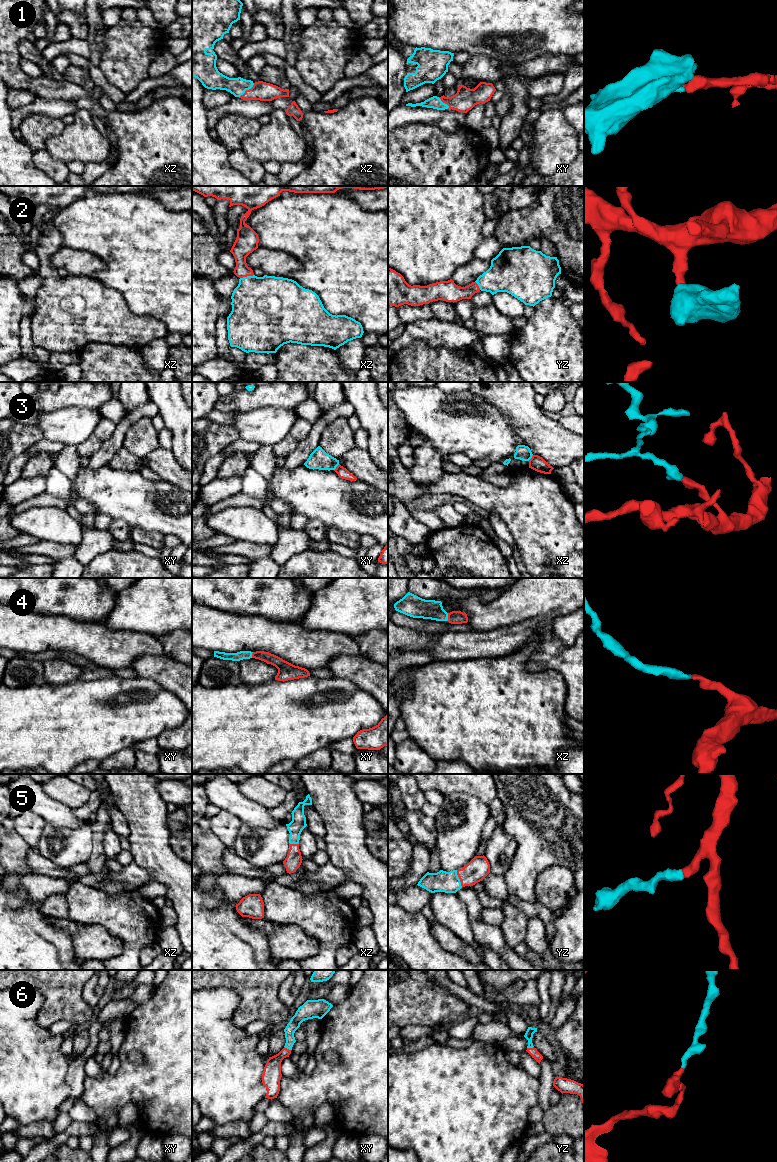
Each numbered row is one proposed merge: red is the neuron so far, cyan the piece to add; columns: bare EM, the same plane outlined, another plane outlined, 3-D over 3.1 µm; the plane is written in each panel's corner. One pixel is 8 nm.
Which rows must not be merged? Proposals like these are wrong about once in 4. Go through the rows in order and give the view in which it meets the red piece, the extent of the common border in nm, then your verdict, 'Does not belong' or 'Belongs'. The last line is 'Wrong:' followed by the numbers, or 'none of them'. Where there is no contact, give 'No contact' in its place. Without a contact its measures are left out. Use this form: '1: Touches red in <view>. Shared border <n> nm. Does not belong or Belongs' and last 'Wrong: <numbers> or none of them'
1: Touches red in xz. Shared border 170 nm. Belongs
2: Touches red in xz. Shared border 120 nm. Belongs
3: Touches red in xy. Shared border 70 nm. Does not belong
4: Touches red in xz. Shared border 60 nm. Belongs
5: Touches red in yz. Shared border 140 nm. Belongs
6: Touches red in xy. Shared border 70 nm. Belongs
Wrong: 3

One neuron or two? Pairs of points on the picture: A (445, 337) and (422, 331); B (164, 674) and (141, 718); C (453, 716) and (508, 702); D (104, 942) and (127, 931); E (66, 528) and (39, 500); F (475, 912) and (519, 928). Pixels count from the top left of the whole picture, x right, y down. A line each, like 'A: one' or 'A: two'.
A: one
B: two
C: one
D: two
E: two
F: two

